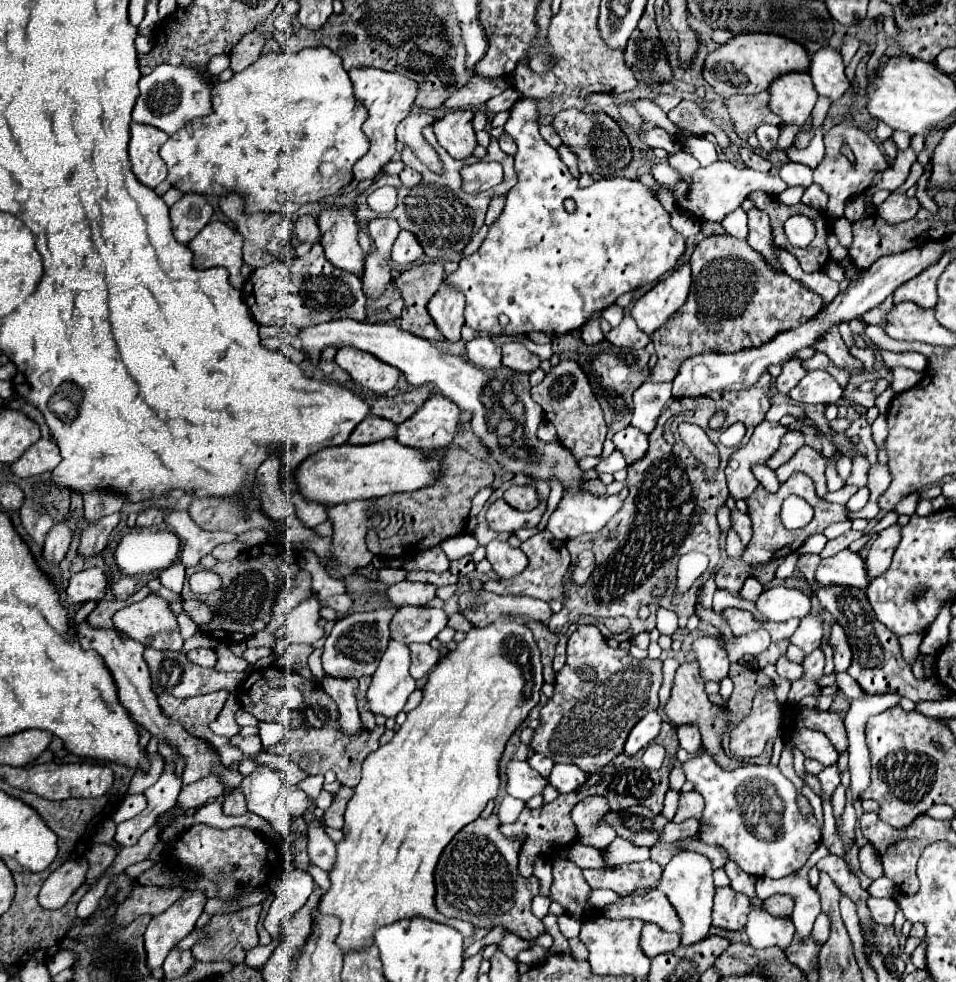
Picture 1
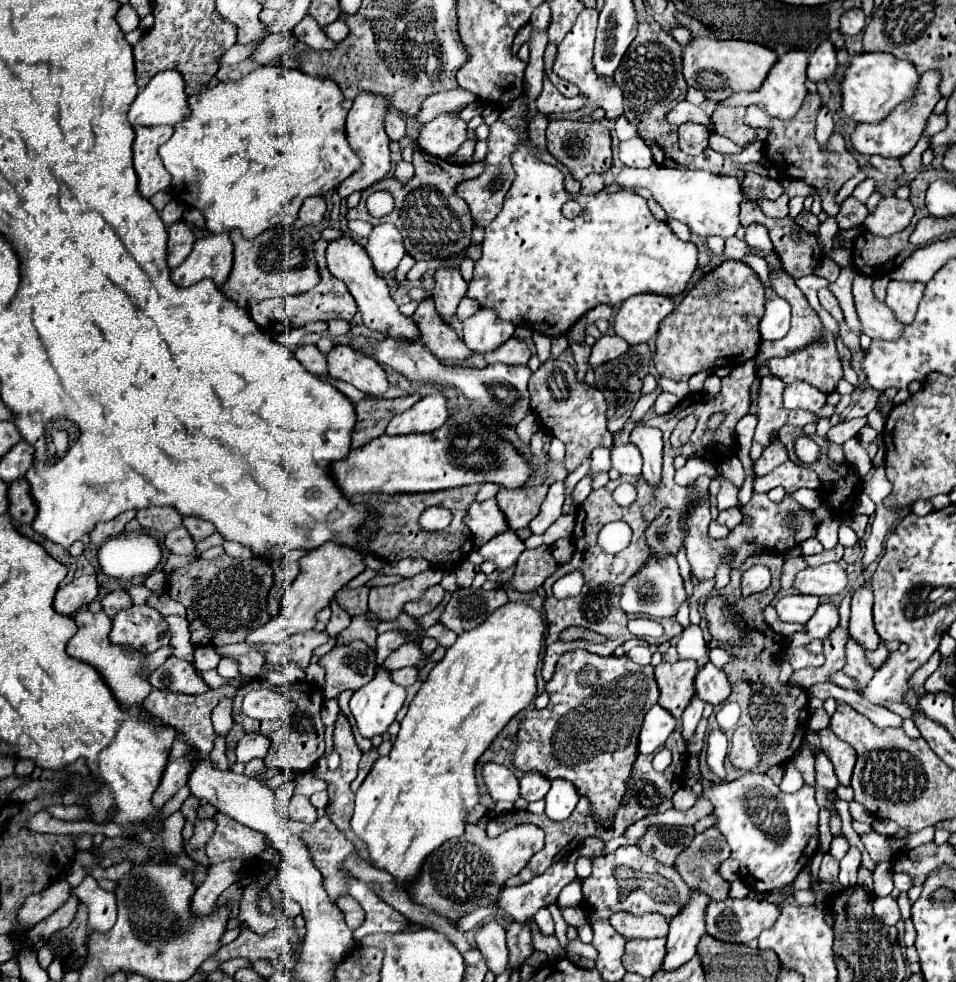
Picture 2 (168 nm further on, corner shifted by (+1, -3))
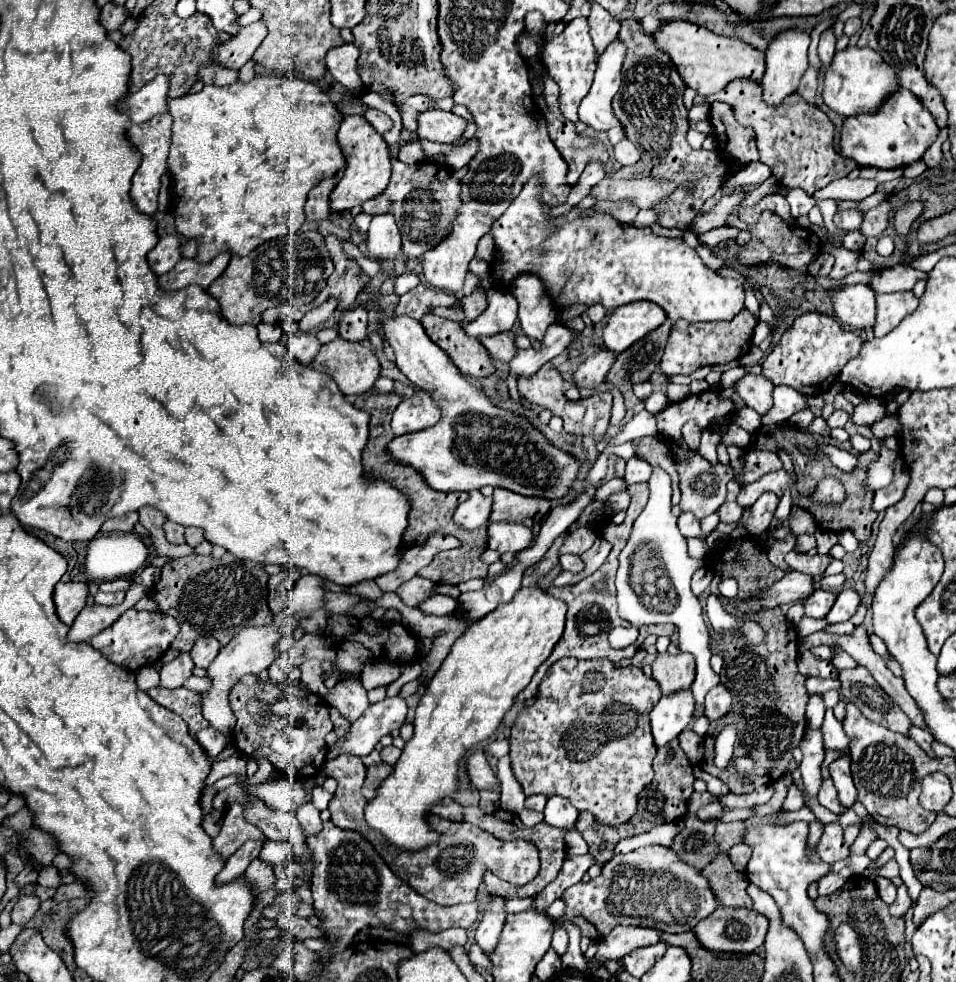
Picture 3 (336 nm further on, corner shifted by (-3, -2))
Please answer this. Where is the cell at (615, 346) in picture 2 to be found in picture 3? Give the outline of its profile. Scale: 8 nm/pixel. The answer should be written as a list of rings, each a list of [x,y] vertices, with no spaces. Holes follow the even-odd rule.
[[[602,350],[584,360],[572,376],[576,388],[598,388],[604,382],[614,358],[616,354],[608,354],[608,350]]]

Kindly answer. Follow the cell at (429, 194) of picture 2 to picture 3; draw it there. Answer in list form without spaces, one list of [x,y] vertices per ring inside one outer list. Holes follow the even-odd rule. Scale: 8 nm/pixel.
[[[422,162],[422,164],[392,164],[392,178],[388,188],[366,200],[362,204],[362,212],[376,214],[392,214],[402,234],[402,250],[408,258],[420,258],[426,250],[432,250],[444,234],[448,234],[448,226],[452,226],[452,218],[456,214],[456,206],[460,206],[460,182],[452,176],[452,172],[444,164]],[[430,192],[438,192],[438,200],[432,198]]]

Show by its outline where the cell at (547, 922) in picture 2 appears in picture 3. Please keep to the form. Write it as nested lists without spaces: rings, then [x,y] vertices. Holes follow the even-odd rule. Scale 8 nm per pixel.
[[[556,928],[554,930],[554,938],[552,938],[552,948],[556,950],[556,954],[564,954],[568,948],[568,934],[564,928]]]

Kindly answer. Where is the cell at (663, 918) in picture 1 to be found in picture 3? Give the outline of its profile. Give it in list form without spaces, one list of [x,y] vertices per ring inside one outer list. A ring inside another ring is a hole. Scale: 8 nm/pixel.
[[[618,926],[598,942],[598,952],[594,960],[600,966],[604,966],[608,960],[620,962],[632,950],[642,946],[652,946],[658,940],[660,940],[658,930],[644,930],[638,926]]]

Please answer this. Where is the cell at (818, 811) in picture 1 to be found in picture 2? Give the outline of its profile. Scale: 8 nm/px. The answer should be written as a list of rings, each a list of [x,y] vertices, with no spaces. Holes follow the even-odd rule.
[[[794,763],[784,771],[784,779],[782,779],[782,783],[780,783],[780,789],[782,791],[786,791],[786,793],[794,793],[796,789],[800,789],[804,785],[804,781],[802,781],[802,775],[796,771],[796,767],[794,767]]]

